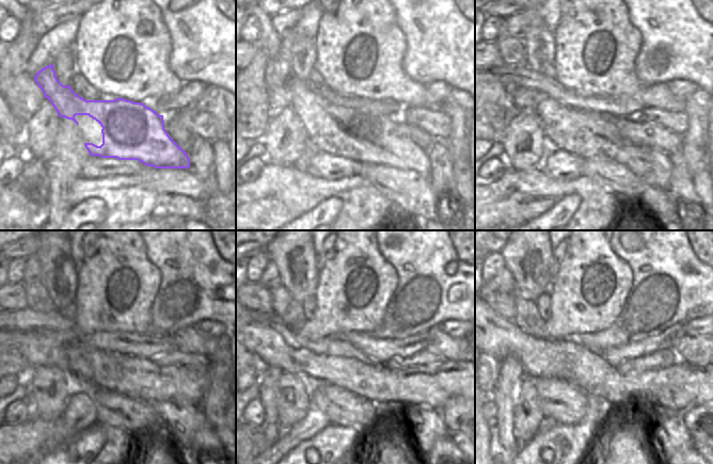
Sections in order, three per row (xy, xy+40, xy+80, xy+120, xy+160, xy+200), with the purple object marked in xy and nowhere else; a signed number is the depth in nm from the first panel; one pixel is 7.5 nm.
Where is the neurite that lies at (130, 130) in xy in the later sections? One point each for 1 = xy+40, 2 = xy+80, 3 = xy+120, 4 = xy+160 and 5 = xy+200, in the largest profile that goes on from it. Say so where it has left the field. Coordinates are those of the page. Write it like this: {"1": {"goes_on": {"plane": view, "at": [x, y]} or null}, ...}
{"1": {"goes_on": {"plane": "xy+40", "at": [373, 138]}}, "2": {"goes_on": {"plane": "xy+80", "at": [600, 140]}}, "3": {"goes_on": {"plane": "xy+120", "at": [180, 419]}}, "4": {"goes_on": {"plane": "xy+160", "at": [426, 425]}}, "5": {"goes_on": {"plane": "xy+200", "at": [669, 433]}}}

